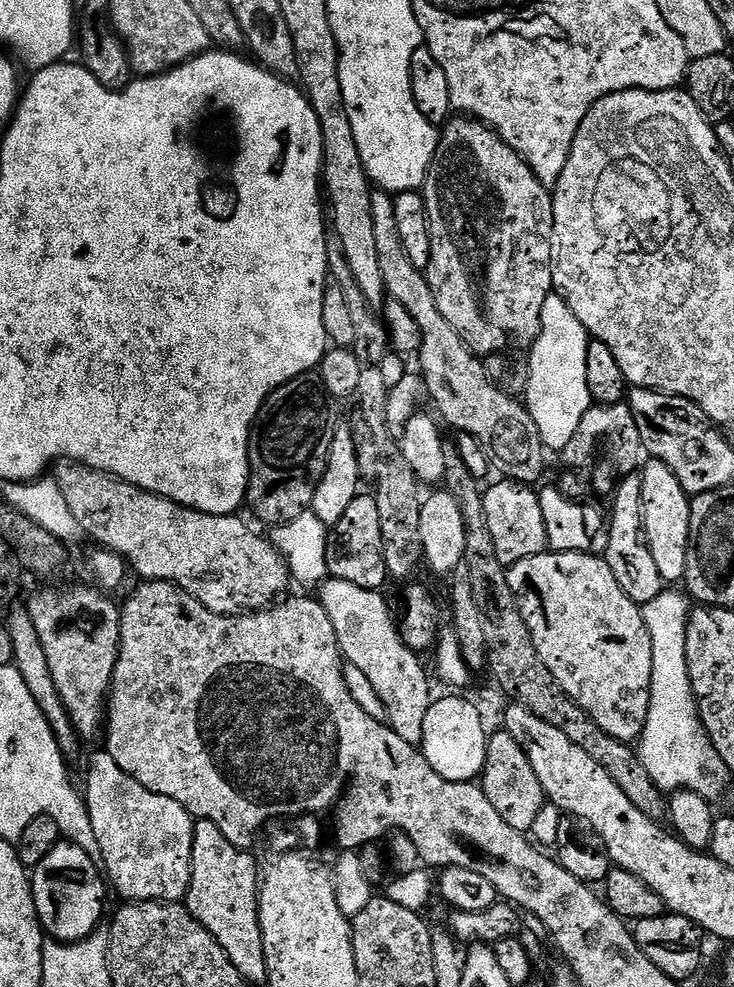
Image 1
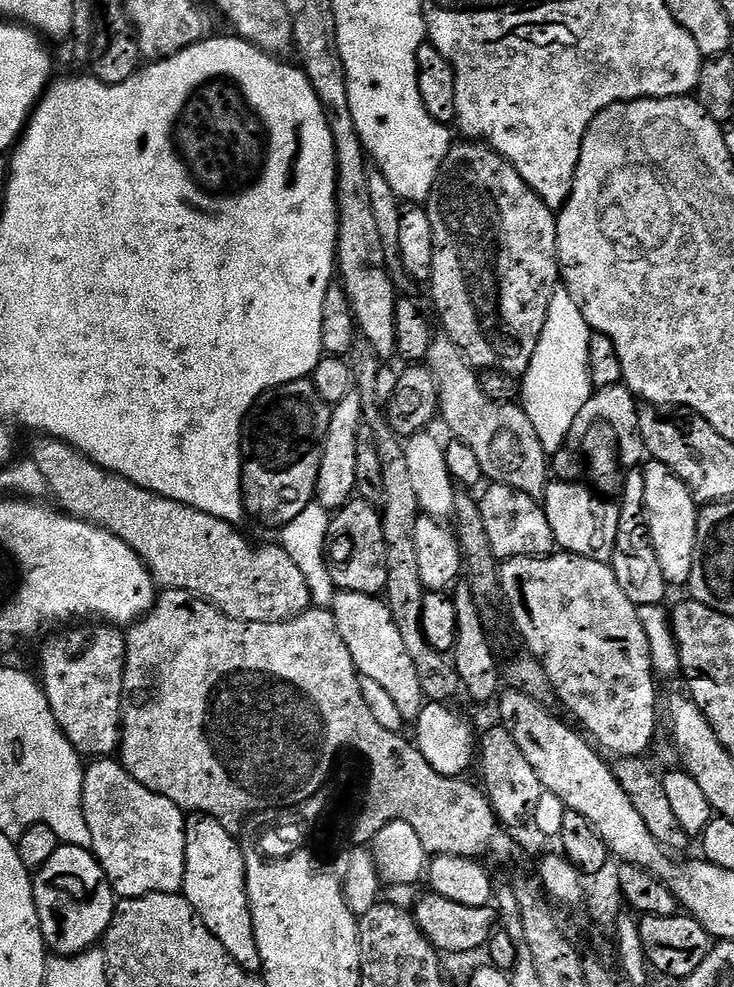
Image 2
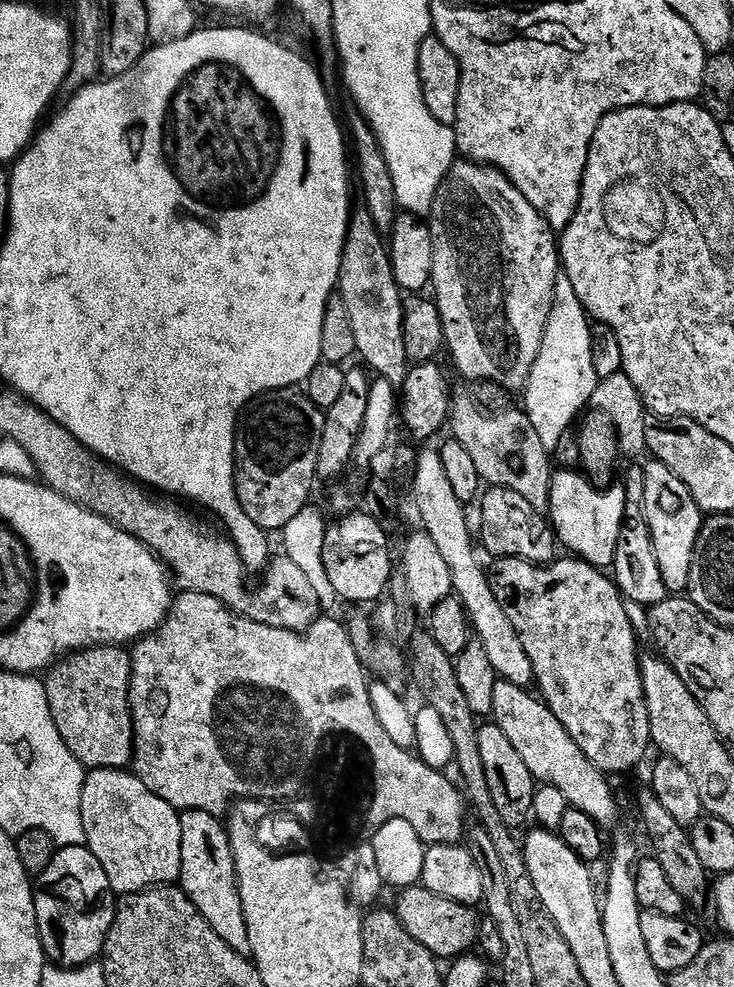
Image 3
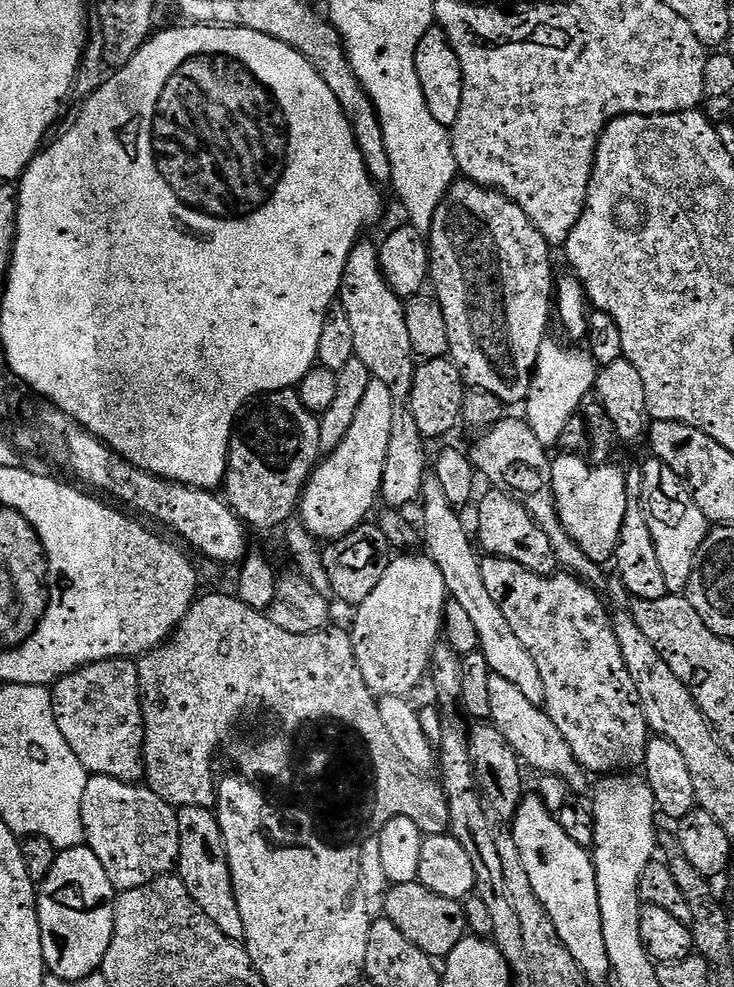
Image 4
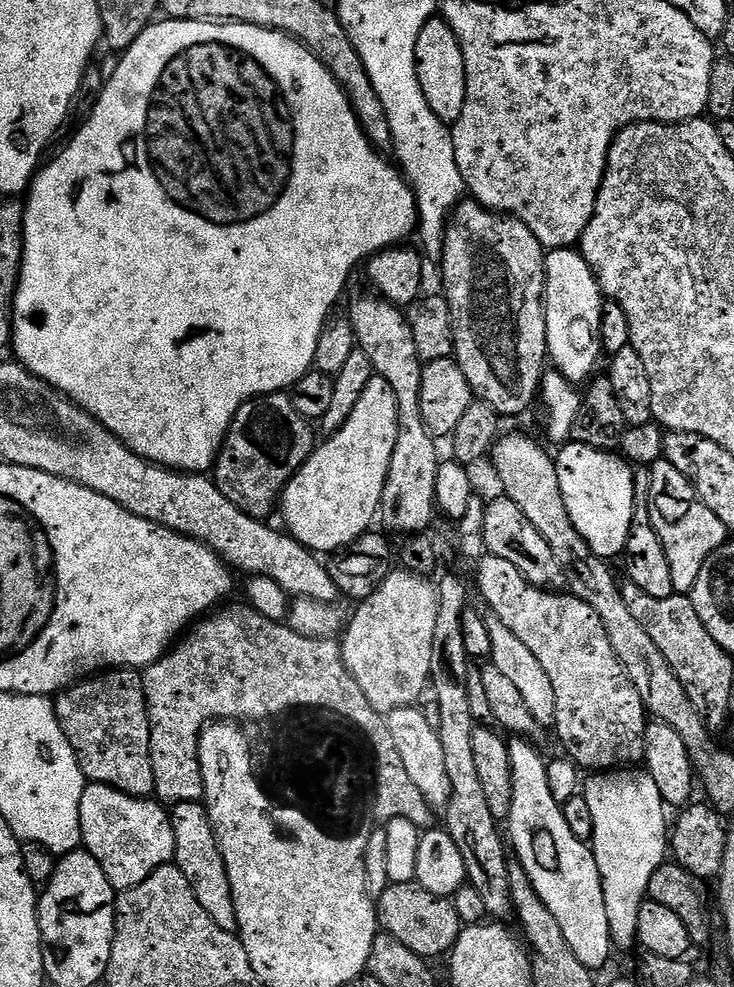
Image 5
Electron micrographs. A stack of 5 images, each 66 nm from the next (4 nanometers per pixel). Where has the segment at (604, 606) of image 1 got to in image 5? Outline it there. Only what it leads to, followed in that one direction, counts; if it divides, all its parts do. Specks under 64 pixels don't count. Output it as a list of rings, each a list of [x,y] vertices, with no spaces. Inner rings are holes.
[[[485,554],[475,568],[480,596],[492,607],[489,608],[491,615],[497,616],[505,626],[514,630],[514,635],[533,652],[534,658],[538,658],[542,670],[546,670],[550,683],[554,685],[554,698],[558,705],[554,731],[561,746],[568,751],[565,752],[567,759],[584,770],[615,770],[639,765],[644,759],[650,717],[634,682],[630,682],[622,662],[618,662],[618,654],[614,654],[606,626],[602,626],[602,618],[598,618],[594,606],[560,590],[534,587],[518,570],[518,566],[506,562],[506,558]]]

